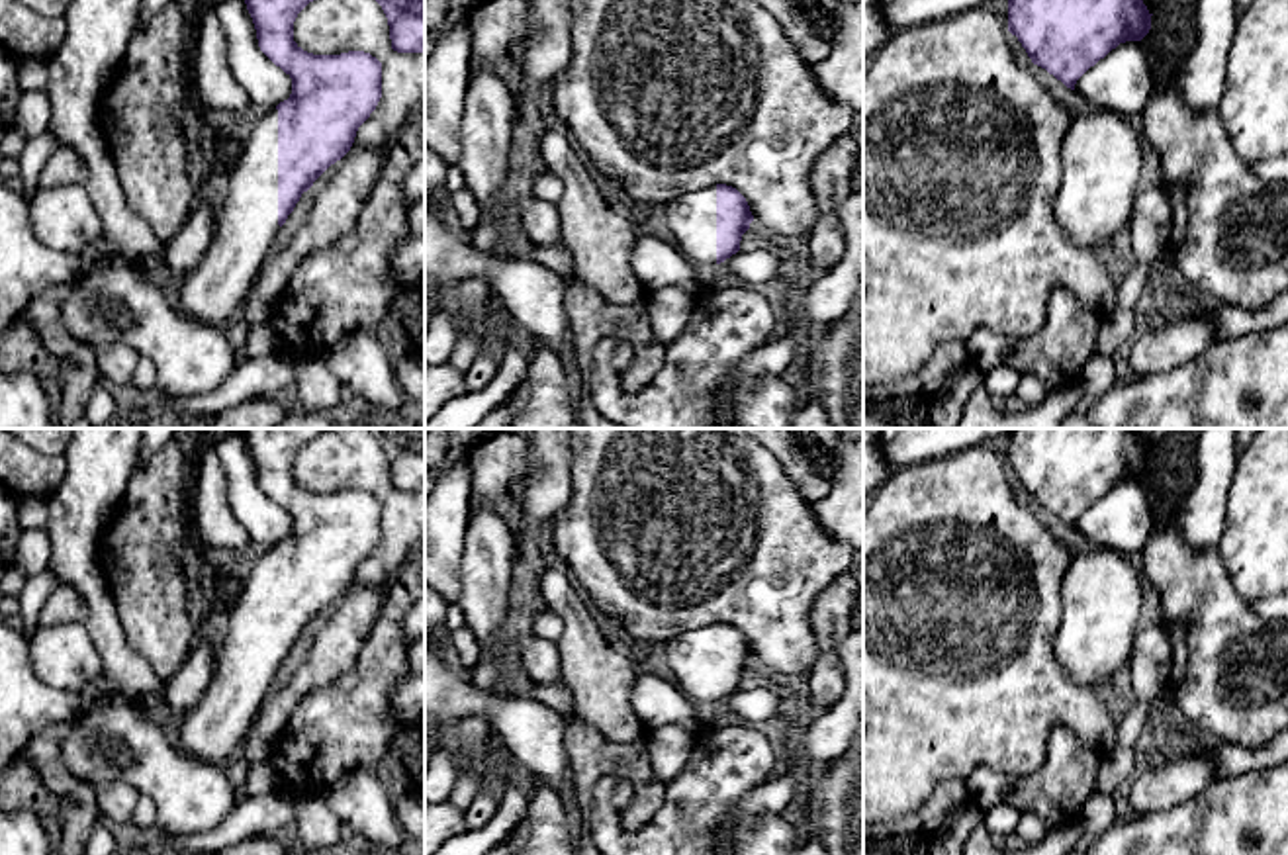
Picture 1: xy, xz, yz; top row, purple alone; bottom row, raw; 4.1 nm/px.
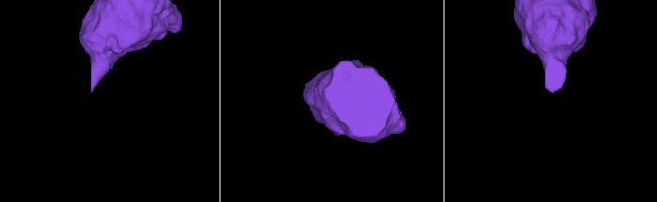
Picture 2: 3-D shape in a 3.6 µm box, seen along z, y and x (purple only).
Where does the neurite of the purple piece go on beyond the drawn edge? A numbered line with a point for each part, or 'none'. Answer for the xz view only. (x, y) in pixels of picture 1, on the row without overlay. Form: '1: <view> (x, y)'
1: xz (691, 656)

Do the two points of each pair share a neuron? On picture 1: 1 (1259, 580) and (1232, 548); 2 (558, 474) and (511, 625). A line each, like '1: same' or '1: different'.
1: same
2: same

